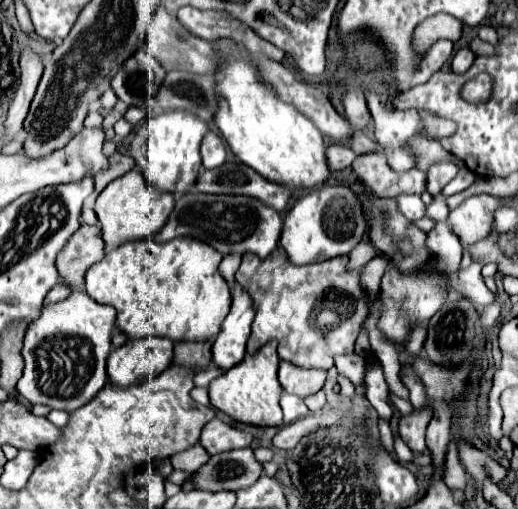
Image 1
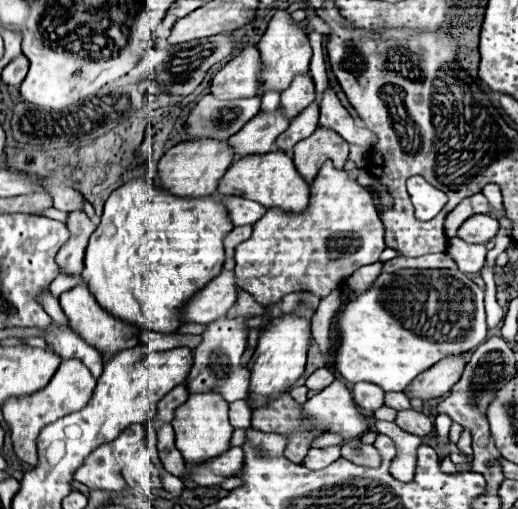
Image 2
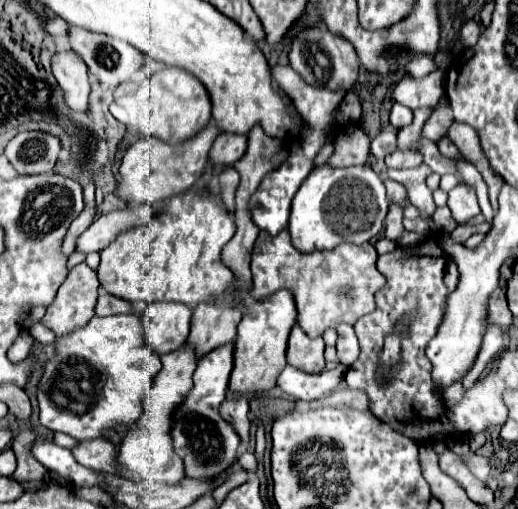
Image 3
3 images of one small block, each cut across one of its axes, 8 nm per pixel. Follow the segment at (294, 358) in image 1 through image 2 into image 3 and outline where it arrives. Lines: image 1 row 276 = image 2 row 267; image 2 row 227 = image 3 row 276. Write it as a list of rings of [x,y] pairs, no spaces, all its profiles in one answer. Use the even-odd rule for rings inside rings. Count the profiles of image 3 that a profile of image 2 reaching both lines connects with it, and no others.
[[[288,230],[272,236],[258,234],[252,252],[252,280],[256,284],[254,298],[268,298],[280,288],[294,292],[298,308],[298,324],[312,338],[322,336],[326,328],[336,328],[340,322],[354,324],[360,316],[374,310],[374,292],[384,286],[384,276],[376,268],[376,248],[370,242],[360,246],[340,244],[330,252],[298,252],[288,236]]]

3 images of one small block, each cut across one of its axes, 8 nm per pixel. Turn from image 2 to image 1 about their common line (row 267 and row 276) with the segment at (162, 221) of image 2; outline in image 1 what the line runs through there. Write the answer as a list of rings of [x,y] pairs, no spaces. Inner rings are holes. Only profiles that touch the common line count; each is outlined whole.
[[[178,236],[170,242],[158,244],[152,238],[132,240],[120,248],[108,252],[100,262],[92,264],[86,272],[86,292],[100,304],[110,304],[118,312],[118,328],[128,334],[128,338],[146,338],[146,336],[168,336],[174,342],[178,340],[214,340],[220,332],[220,324],[230,312],[232,294],[230,286],[218,272],[222,254],[216,252],[210,244]]]

